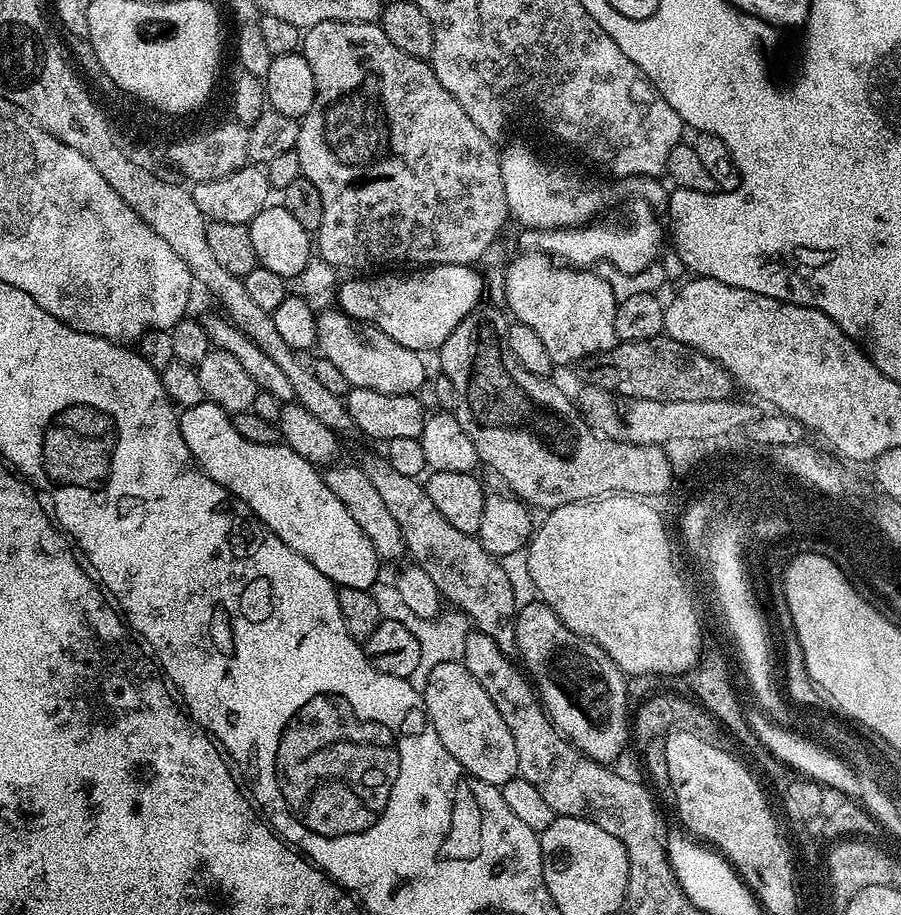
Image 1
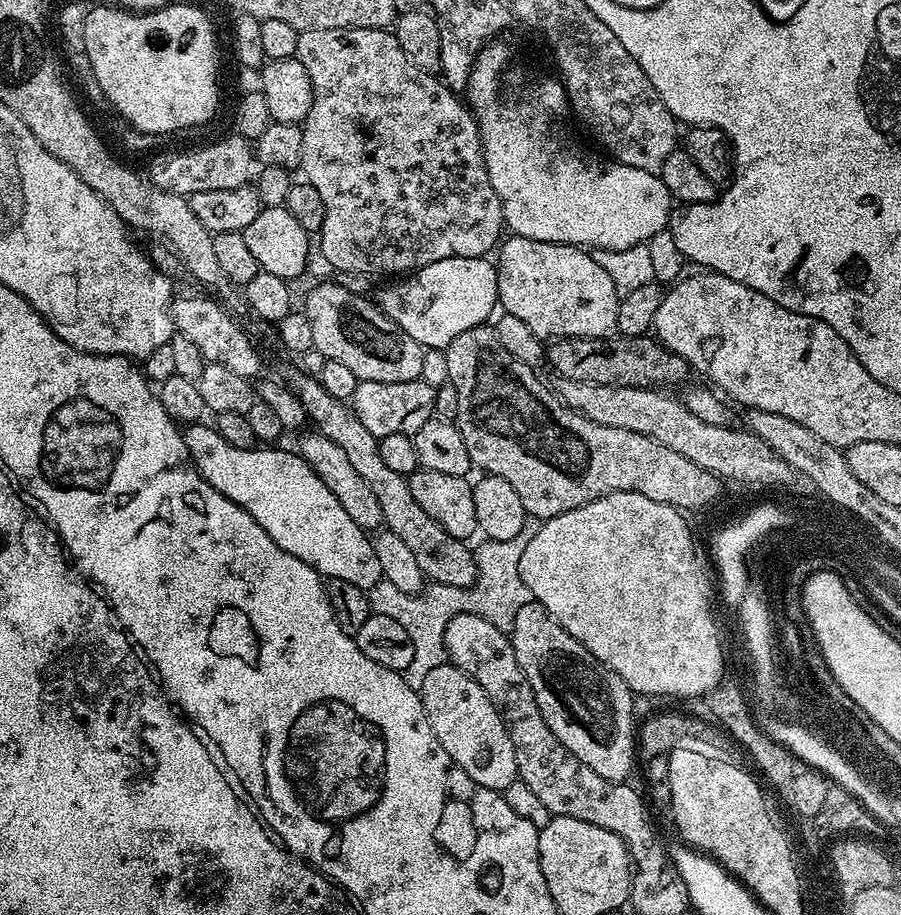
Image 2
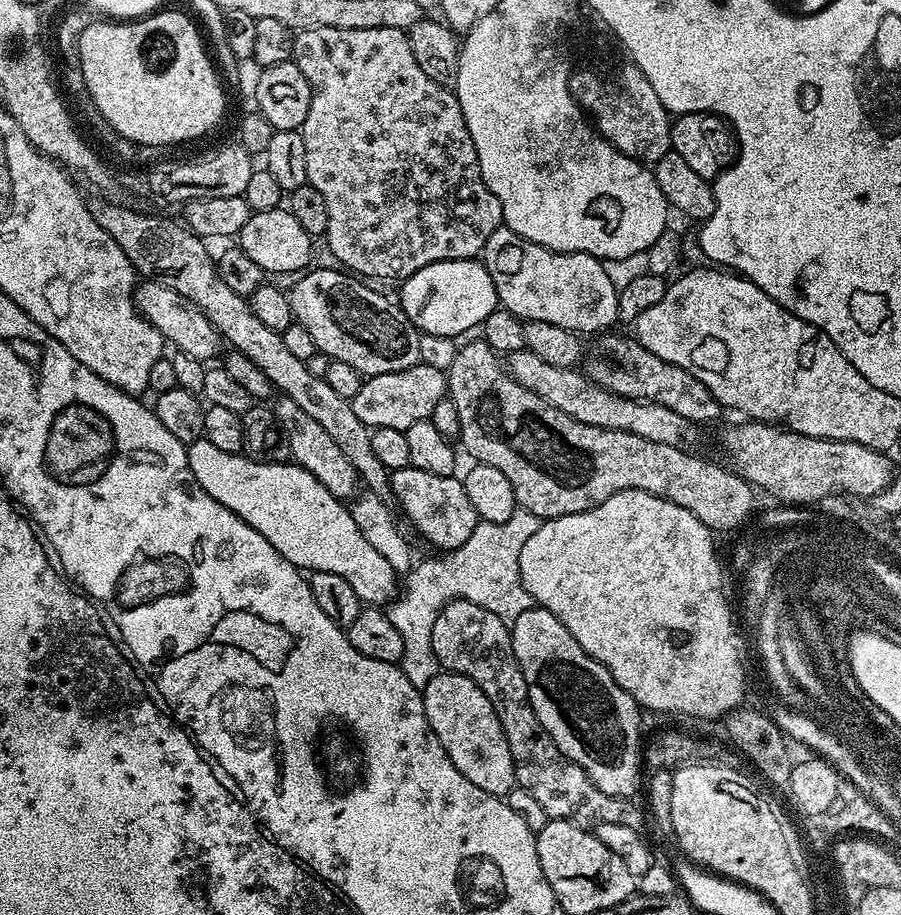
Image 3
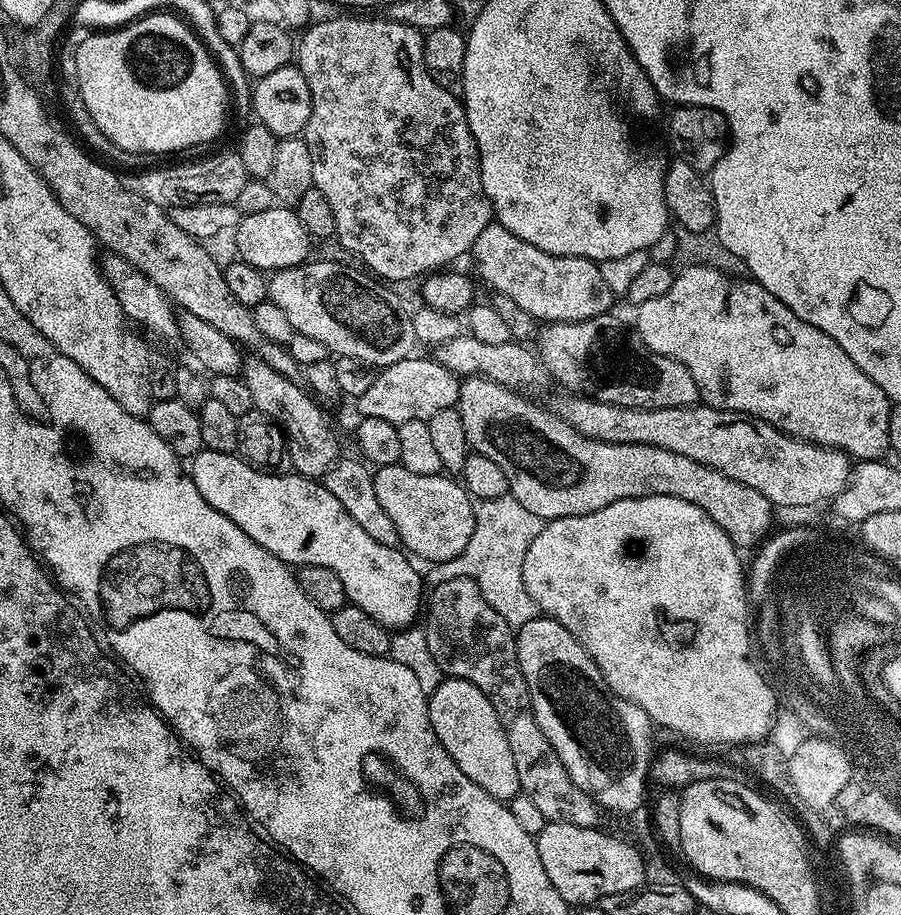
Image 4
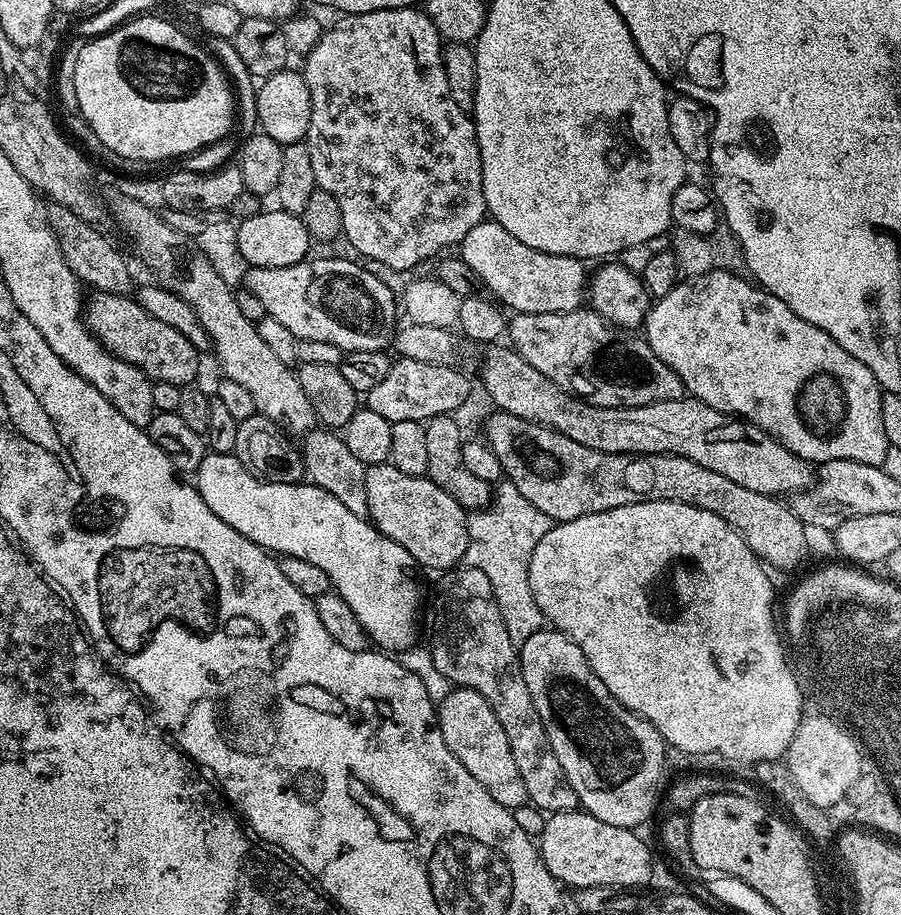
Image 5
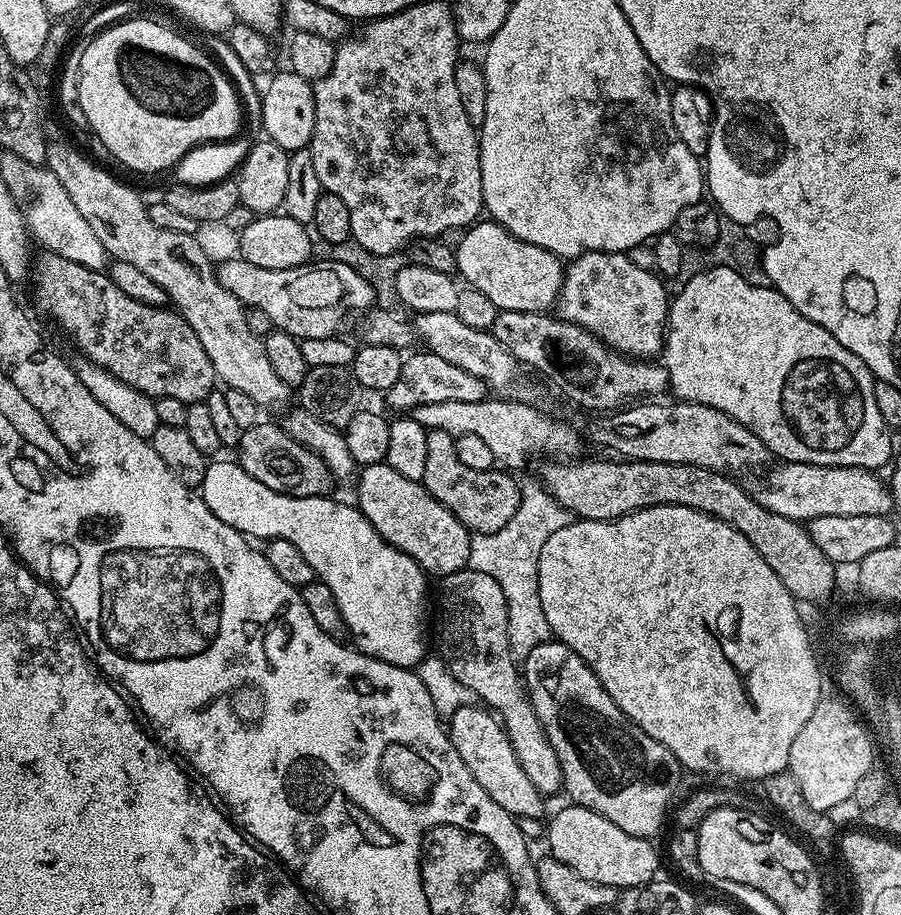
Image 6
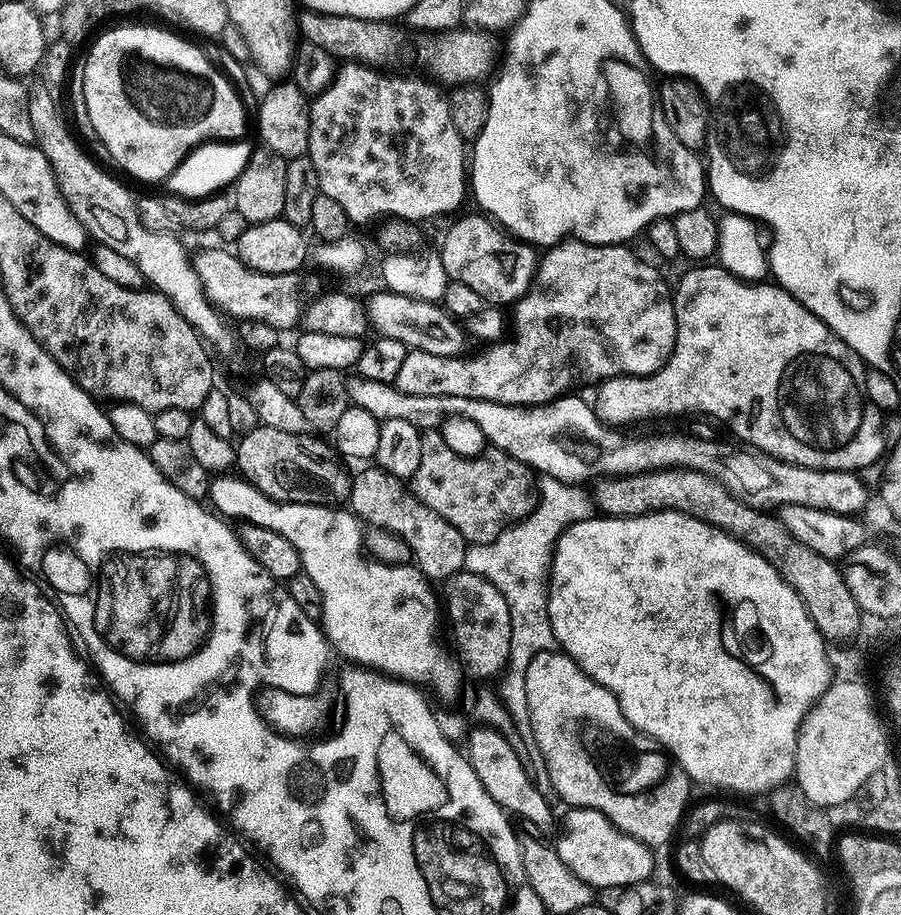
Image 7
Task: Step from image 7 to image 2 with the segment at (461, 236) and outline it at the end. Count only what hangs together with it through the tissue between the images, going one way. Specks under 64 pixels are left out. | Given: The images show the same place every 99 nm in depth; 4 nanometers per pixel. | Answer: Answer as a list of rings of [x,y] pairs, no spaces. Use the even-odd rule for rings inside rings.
[[[515,234],[507,238],[509,240],[505,239],[498,248],[500,260],[495,261],[498,304],[507,315],[522,318],[522,322],[526,322],[526,326],[530,326],[530,330],[541,338],[577,336],[598,340],[611,337],[616,332],[620,297],[616,295],[610,275],[594,262],[591,251],[576,248],[572,244],[538,242],[534,238]]]

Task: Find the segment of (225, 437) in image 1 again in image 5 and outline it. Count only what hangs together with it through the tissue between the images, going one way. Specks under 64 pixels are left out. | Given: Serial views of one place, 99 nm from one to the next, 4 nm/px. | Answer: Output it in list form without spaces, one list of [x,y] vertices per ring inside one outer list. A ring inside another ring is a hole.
[[[209,451],[194,474],[194,487],[202,502],[206,502],[206,506],[210,506],[210,510],[214,510],[214,514],[226,522],[226,526],[234,526],[238,534],[250,538],[250,542],[259,548],[269,549],[280,556],[306,558],[306,562],[326,570],[334,591],[346,602],[346,606],[350,606],[350,610],[354,610],[369,641],[377,649],[388,654],[399,654],[417,647],[416,603],[420,600],[420,580],[416,577],[416,559],[402,550],[398,542],[382,535],[371,520],[346,510],[346,506],[342,506],[334,494],[326,494],[326,490],[317,484],[279,484],[261,480],[230,452]]]

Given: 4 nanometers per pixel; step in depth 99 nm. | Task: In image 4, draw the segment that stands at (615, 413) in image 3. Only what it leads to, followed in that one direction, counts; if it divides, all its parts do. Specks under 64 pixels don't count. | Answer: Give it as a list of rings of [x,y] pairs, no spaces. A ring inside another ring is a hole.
[[[461,334],[450,338],[450,342],[435,345],[434,359],[461,378],[484,376],[513,390],[540,388],[550,380],[548,369],[539,355],[524,342],[502,342],[499,346],[490,346],[487,342],[478,342],[478,338]]]

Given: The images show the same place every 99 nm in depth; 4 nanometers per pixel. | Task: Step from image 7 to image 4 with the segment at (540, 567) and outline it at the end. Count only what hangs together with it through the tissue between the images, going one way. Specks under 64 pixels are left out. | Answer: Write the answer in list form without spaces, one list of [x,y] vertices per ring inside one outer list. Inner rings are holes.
[[[510,494],[479,501],[476,504],[474,534],[470,534],[466,550],[462,550],[458,558],[435,565],[435,579],[441,581],[448,580],[451,576],[469,576],[482,590],[486,602],[490,602],[494,610],[502,614],[511,628],[518,630],[526,626],[526,622],[541,615],[541,610],[526,591],[526,582],[522,582],[522,562],[526,558],[530,542],[534,542],[534,538],[542,534],[545,523],[538,514],[530,514],[530,510],[526,510],[526,506],[522,506],[522,502],[518,502]]]

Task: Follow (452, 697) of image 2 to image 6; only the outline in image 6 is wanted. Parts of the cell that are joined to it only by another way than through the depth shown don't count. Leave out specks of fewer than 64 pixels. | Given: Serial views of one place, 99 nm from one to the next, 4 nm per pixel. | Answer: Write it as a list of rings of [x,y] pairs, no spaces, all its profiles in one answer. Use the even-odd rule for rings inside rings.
[[[472,704],[462,705],[453,714],[452,721],[446,724],[448,737],[452,739],[454,750],[458,750],[458,758],[466,762],[466,770],[474,774],[478,786],[482,786],[490,798],[501,802],[513,800],[517,808],[515,811],[526,818],[543,817],[545,797],[541,796],[534,782],[530,782],[522,766],[518,766],[518,754],[514,754],[514,746],[510,746],[510,738],[505,734],[503,724],[489,709]]]

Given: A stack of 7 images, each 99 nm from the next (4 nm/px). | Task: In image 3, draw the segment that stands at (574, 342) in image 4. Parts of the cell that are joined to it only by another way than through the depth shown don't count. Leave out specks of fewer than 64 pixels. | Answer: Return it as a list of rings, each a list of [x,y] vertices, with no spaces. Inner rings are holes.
[[[604,334],[600,340],[583,357],[582,371],[589,376],[595,384],[603,388],[609,388],[614,394],[631,400],[645,400],[651,404],[666,406],[682,415],[692,423],[702,425],[712,422],[723,415],[723,408],[710,394],[710,390],[703,386],[698,378],[681,367],[674,366],[664,359],[658,358],[658,354],[650,354],[640,344],[640,341],[628,336],[612,336]]]

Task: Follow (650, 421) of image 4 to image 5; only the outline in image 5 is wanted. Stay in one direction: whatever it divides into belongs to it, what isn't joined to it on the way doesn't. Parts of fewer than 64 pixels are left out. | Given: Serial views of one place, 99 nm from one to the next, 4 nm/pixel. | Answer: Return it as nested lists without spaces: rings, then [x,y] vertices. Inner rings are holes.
[[[511,347],[491,349],[492,358],[488,373],[484,376],[484,384],[488,387],[488,396],[496,403],[501,412],[509,412],[526,422],[541,424],[547,428],[558,430],[566,438],[574,438],[574,442],[582,442],[582,446],[590,446],[590,450],[602,450],[610,454],[674,454],[682,458],[690,458],[690,462],[698,462],[698,466],[706,466],[706,470],[714,470],[730,482],[738,482],[738,486],[746,486],[746,490],[758,490],[758,494],[787,497],[789,494],[801,492],[814,482],[814,468],[809,461],[798,458],[782,442],[778,442],[770,434],[766,434],[758,426],[741,420],[726,412],[719,412],[709,404],[703,404],[695,398],[681,398],[674,401],[650,402],[650,406],[634,406],[633,408],[603,408],[587,404],[579,396],[562,390],[558,382],[550,382],[546,374],[534,370],[530,362],[526,362]]]

